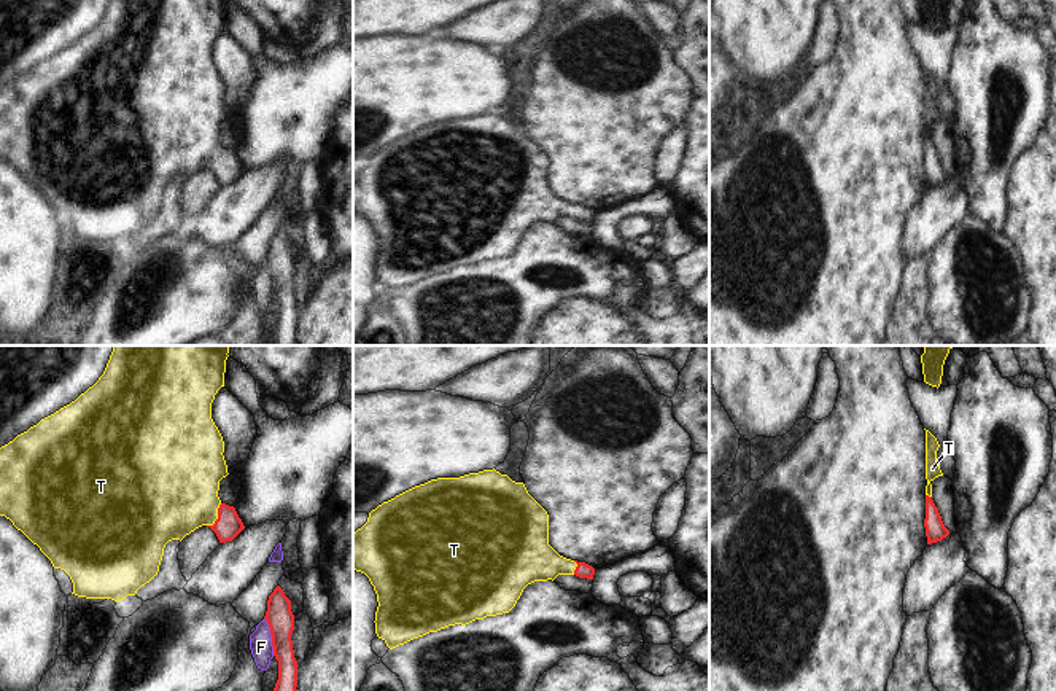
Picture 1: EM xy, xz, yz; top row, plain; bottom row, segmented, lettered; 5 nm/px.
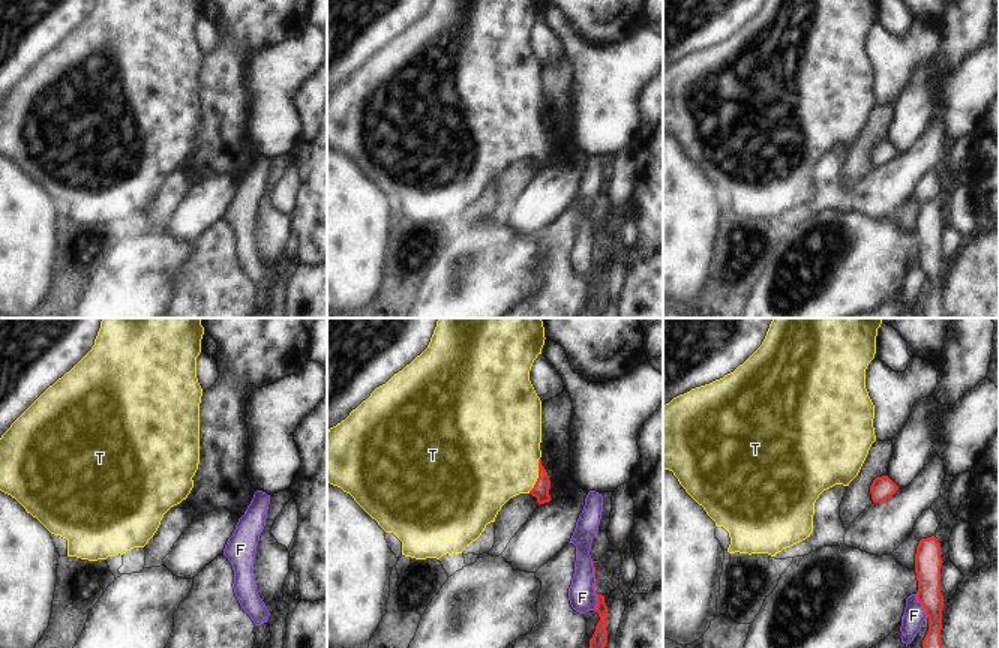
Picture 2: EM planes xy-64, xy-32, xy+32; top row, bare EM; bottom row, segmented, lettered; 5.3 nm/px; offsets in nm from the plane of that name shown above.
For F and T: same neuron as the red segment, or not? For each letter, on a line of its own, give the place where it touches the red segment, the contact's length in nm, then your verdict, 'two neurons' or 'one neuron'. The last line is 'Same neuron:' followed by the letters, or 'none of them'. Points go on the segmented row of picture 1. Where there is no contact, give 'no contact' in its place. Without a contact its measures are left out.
F: xy (272, 637) | 200 nm | two neurons
T: xy (218, 516) | 140 nm | one neuron
Same neuron: T

